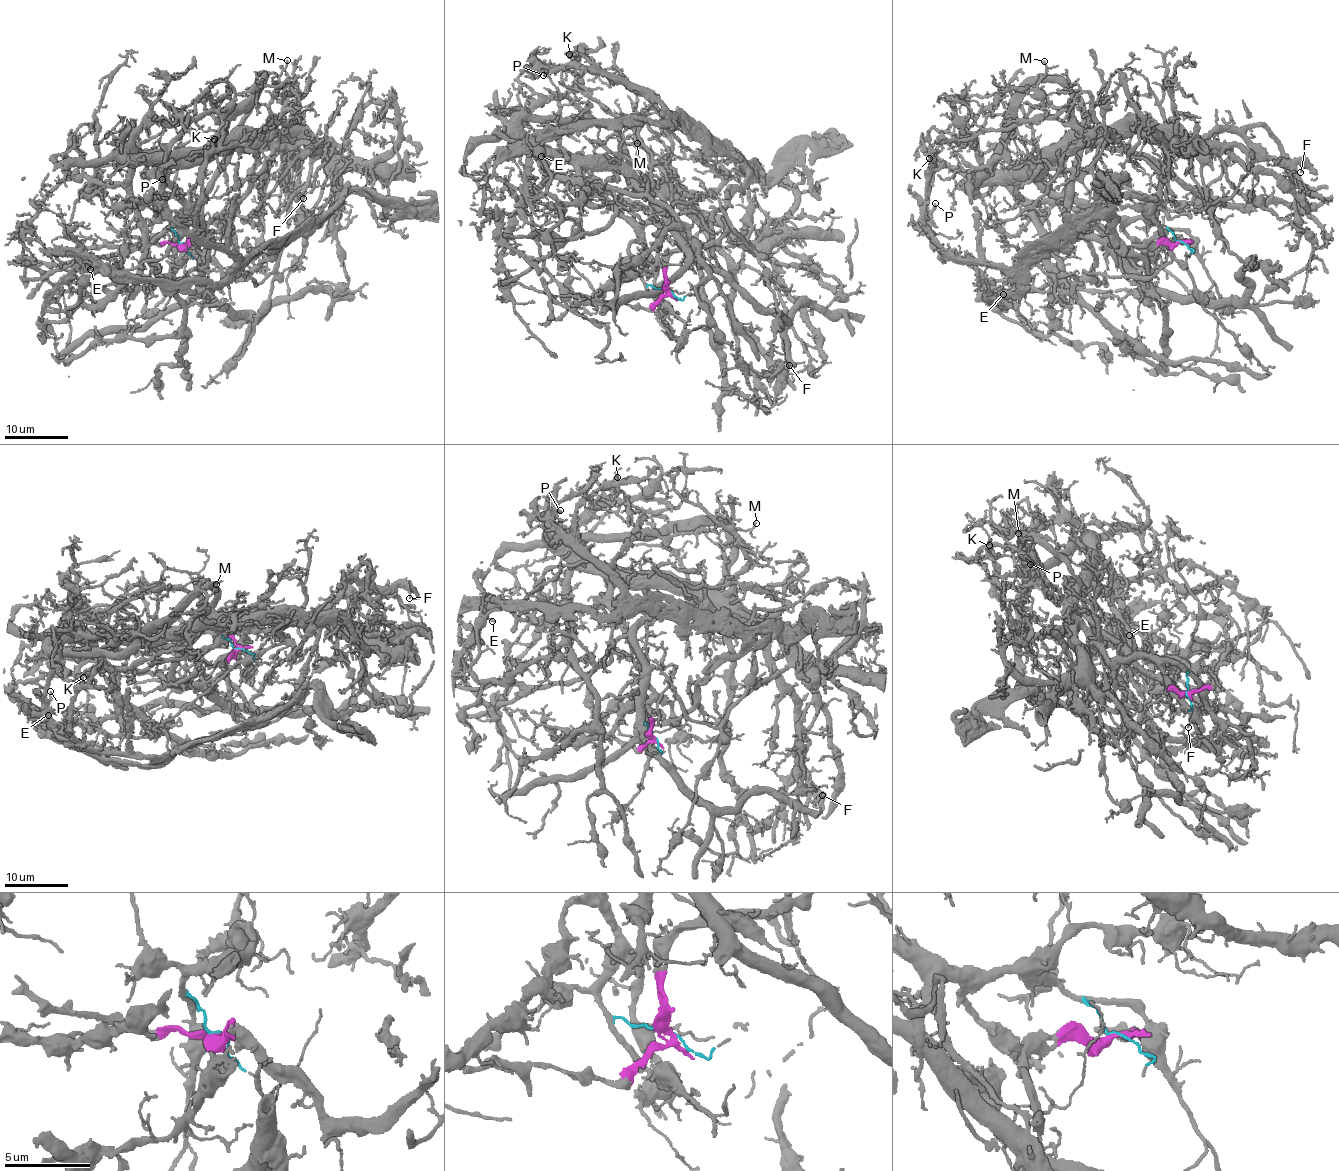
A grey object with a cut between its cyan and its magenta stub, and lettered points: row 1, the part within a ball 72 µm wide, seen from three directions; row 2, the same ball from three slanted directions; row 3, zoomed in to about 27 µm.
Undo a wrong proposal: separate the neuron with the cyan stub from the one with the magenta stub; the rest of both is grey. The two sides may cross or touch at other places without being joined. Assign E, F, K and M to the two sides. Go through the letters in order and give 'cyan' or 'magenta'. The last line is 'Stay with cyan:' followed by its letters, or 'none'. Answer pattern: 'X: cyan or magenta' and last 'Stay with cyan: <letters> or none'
E: magenta
F: cyan
K: magenta
M: cyan
Stay with cyan: F, M

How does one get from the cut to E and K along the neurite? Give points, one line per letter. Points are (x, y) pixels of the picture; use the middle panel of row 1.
E: (667, 291), (667, 258), (721, 237), (747, 175), (739, 161), (653, 120), (583, 121), (543, 141), (542, 157)
K: (667, 291), (667, 258), (721, 237), (724, 208), (747, 170), (581, 51), (569, 54)

